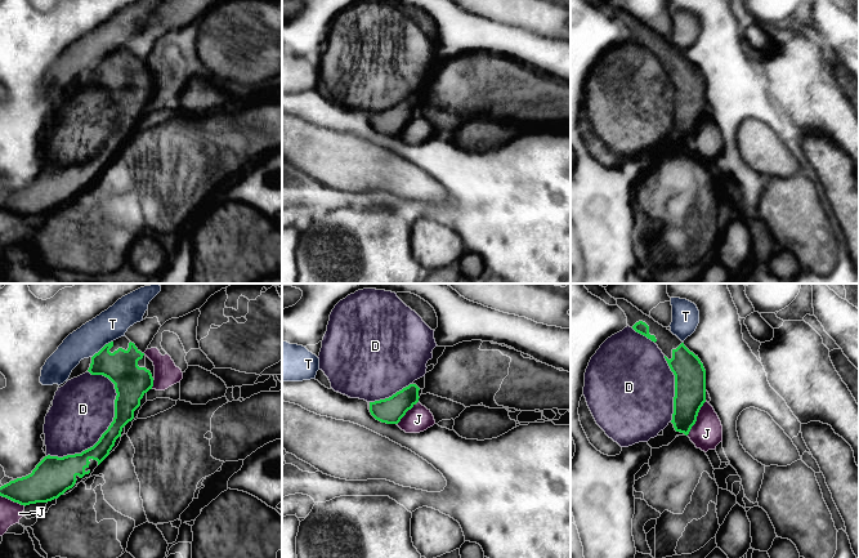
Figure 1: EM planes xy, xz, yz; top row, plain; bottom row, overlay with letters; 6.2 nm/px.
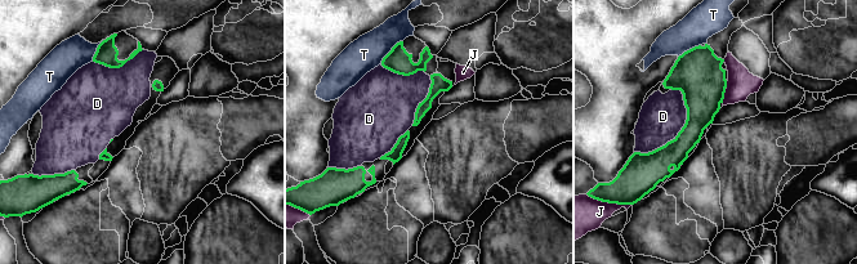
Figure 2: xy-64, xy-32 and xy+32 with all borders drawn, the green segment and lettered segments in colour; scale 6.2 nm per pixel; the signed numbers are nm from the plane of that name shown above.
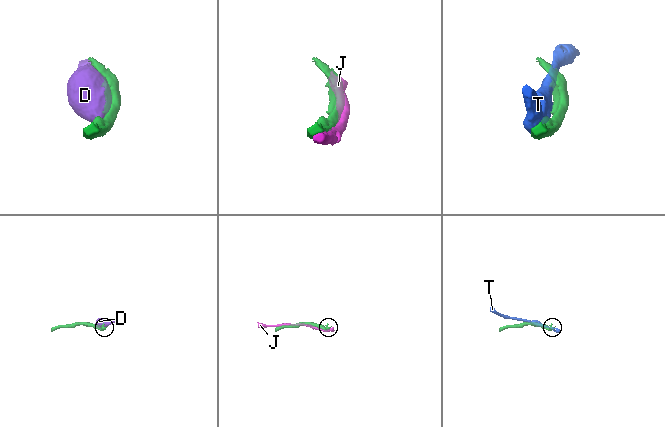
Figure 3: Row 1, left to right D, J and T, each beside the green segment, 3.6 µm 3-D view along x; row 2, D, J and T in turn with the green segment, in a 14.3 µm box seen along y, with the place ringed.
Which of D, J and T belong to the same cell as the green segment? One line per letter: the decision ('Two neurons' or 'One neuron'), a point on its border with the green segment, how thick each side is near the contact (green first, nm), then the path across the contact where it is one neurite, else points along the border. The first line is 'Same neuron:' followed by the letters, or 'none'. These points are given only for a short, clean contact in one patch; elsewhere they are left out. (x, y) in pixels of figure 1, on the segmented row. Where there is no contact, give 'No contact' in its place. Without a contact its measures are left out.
Same neuron: D
D: One neuron. Touches green at xy (102, 434). Thickness 140 nm (green) against 380 nm
J: Two neurons. Touches green at yz (696, 418). Thickness 190 nm (green) against 190 nm
T: Two neurons. Touches green at xy (103, 347). Thickness 220 nm (green) against 190 nm

